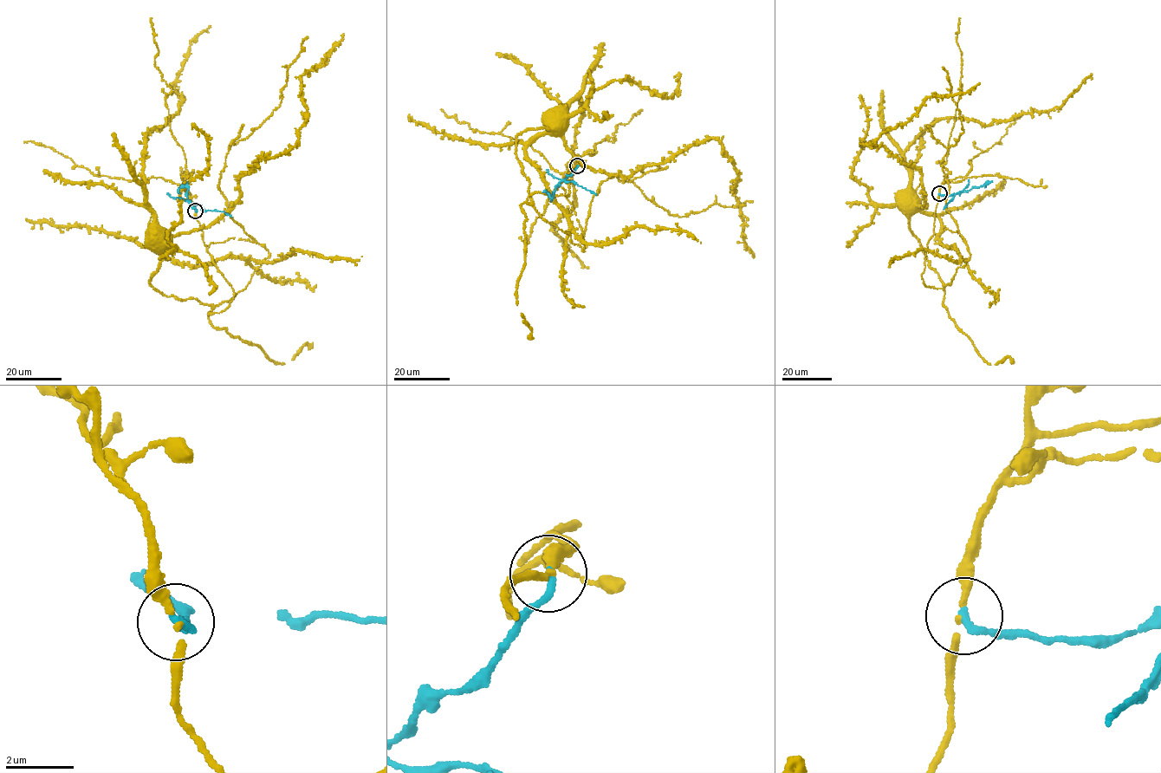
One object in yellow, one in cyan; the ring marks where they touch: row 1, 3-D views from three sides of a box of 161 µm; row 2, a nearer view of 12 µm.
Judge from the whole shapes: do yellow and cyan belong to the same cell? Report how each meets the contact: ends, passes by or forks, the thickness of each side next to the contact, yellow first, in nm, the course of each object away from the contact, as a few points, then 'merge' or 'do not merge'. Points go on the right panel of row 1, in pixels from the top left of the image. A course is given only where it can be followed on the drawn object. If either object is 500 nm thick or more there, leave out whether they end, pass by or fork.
yellow passes by; cyan ends; calibres 130 and 240 nm; course yellow (939, 193), (921, 277), (924, 286), (941, 289), (942, 282), (910, 230), (910, 216), (917, 204), (907, 198); course cyan (939, 193), (953, 195), (986, 183), (985, 187); do not merge

